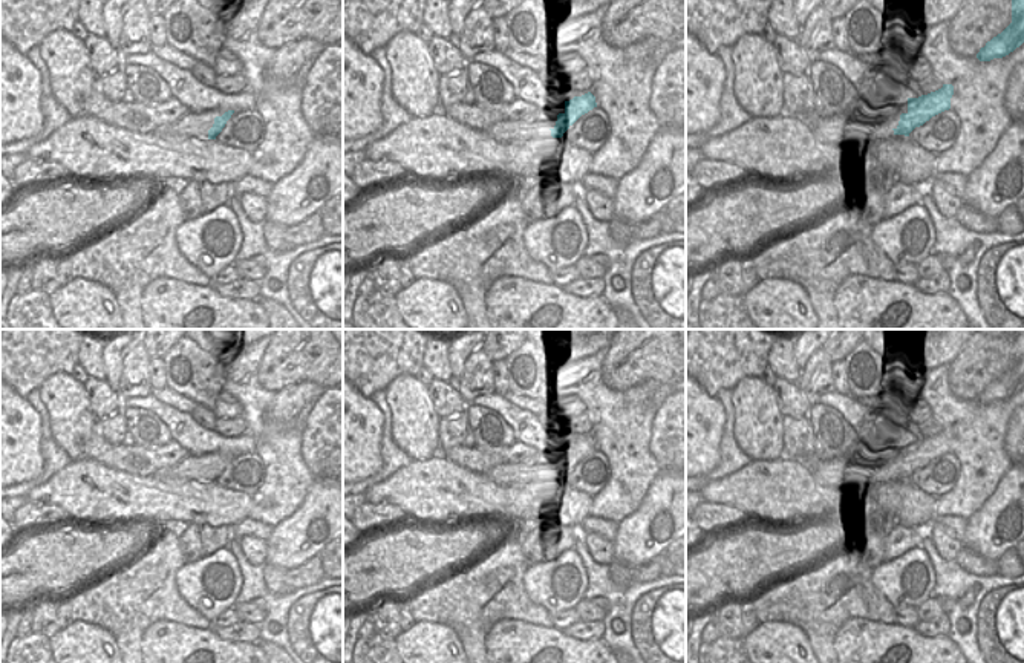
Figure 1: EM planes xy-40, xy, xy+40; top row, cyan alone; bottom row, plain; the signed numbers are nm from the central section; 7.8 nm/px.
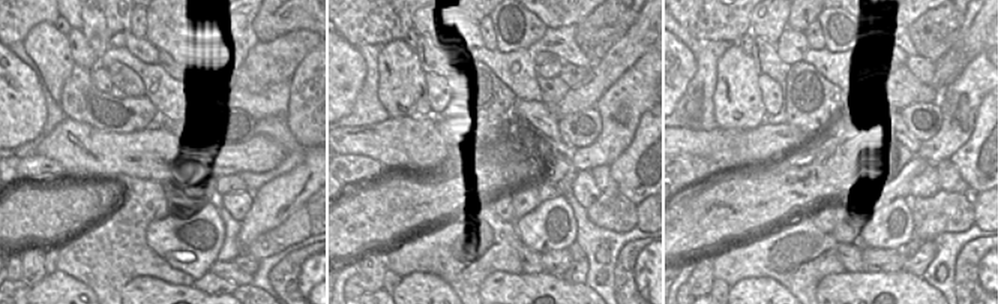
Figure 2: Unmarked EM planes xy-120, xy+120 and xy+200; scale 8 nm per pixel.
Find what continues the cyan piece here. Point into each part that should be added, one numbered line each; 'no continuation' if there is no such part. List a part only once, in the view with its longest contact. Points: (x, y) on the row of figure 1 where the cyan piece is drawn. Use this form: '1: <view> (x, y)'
1: xy-40 (192, 124)

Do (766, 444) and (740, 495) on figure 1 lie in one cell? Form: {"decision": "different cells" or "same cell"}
{"decision": "different cells"}

